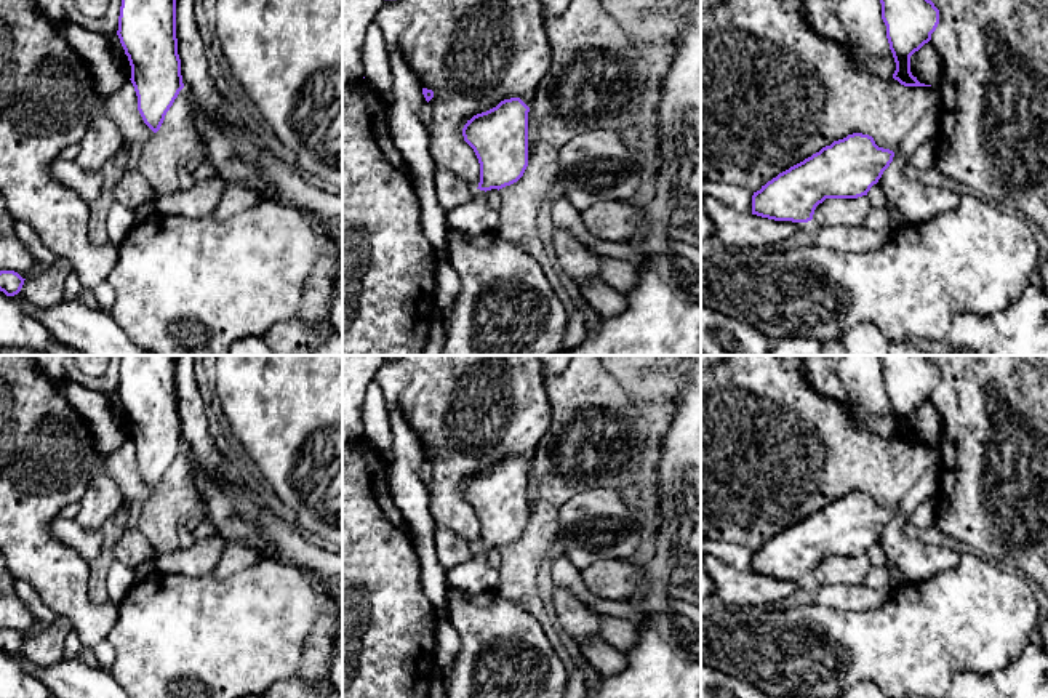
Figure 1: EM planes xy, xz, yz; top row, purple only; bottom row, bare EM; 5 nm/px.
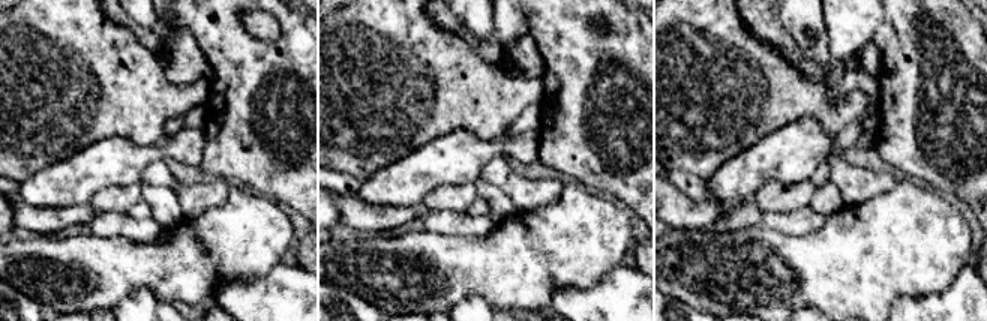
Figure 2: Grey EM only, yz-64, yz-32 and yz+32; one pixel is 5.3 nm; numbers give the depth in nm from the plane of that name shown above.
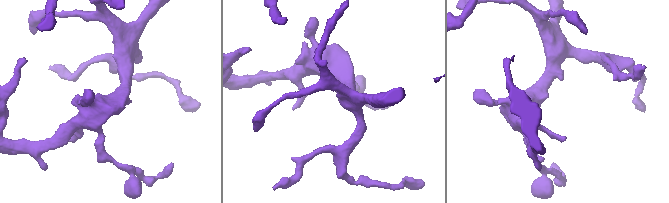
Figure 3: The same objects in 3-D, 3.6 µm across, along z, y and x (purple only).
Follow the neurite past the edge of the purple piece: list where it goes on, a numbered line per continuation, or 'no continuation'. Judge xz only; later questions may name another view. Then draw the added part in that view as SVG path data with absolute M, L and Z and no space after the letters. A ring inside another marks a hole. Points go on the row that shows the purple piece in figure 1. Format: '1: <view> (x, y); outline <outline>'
1: xz (476, 216); outline M477 189L472 200L446 213L450 229L470 235L496 232L499 213L488 205L486 192Z

